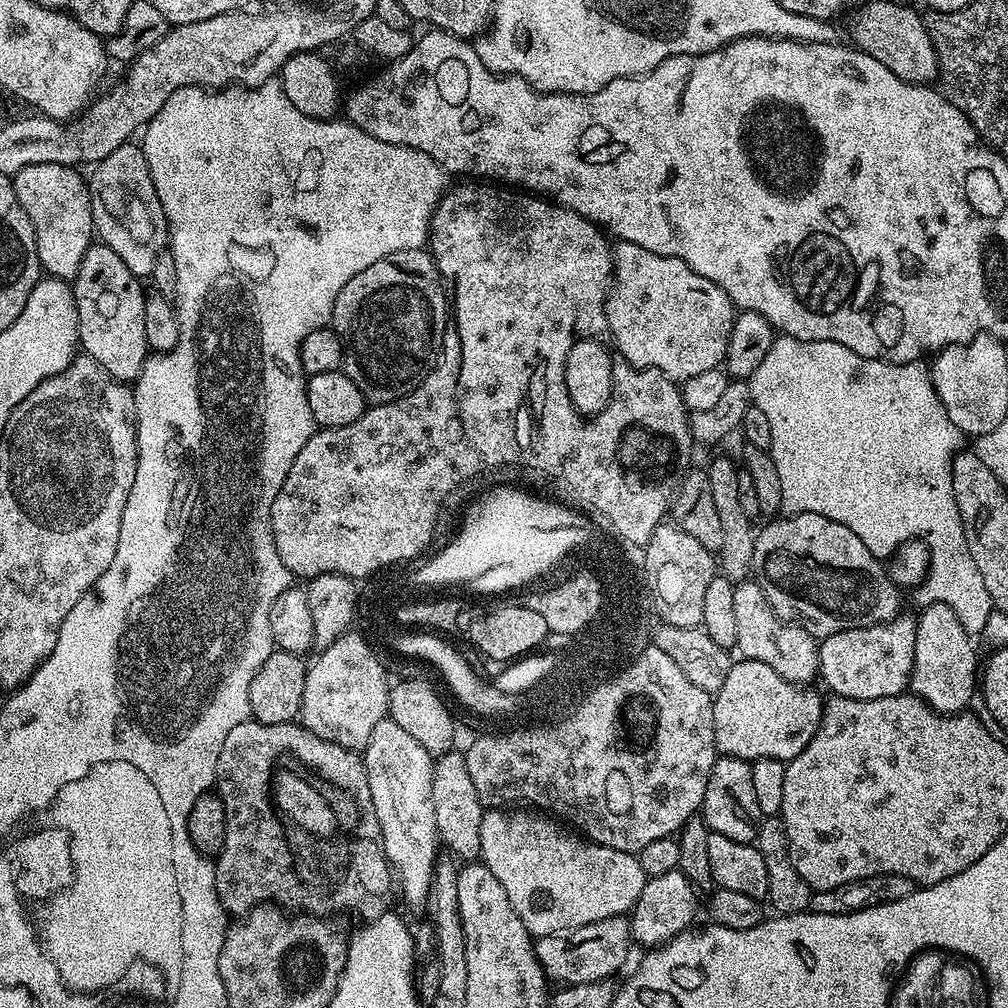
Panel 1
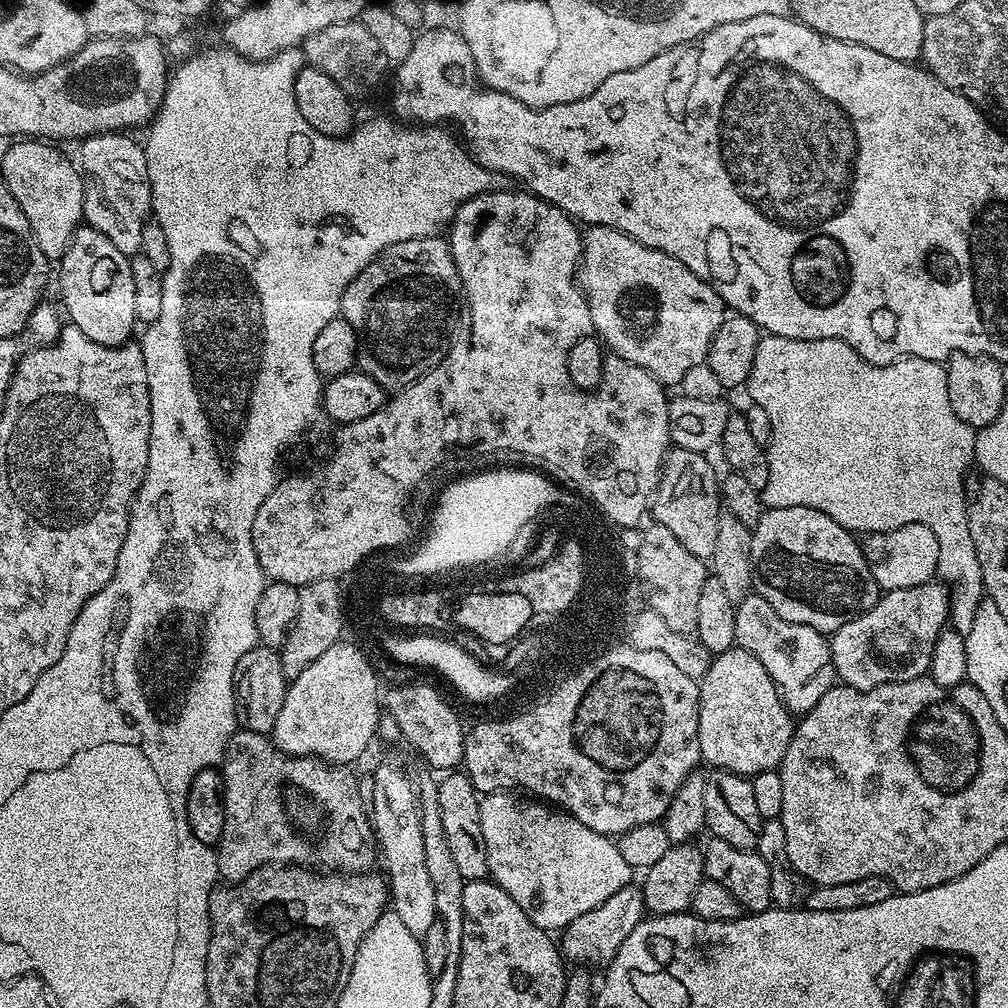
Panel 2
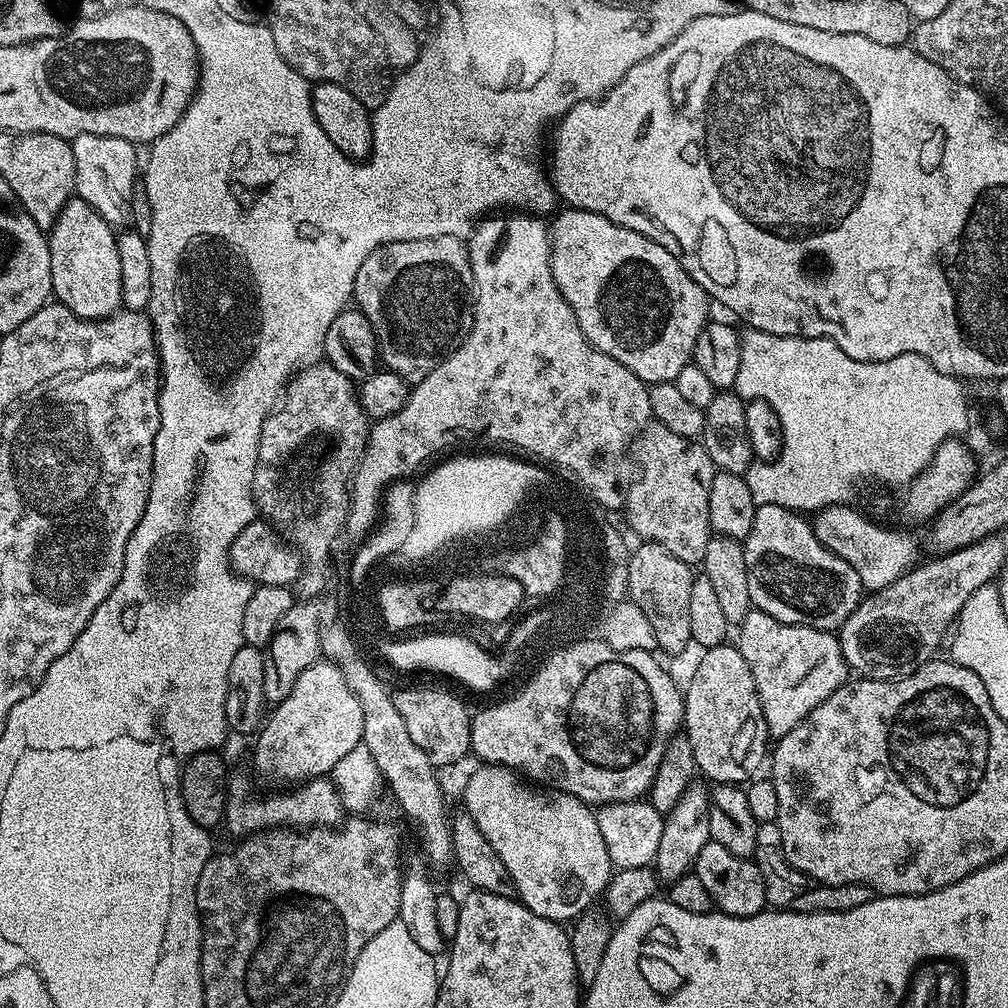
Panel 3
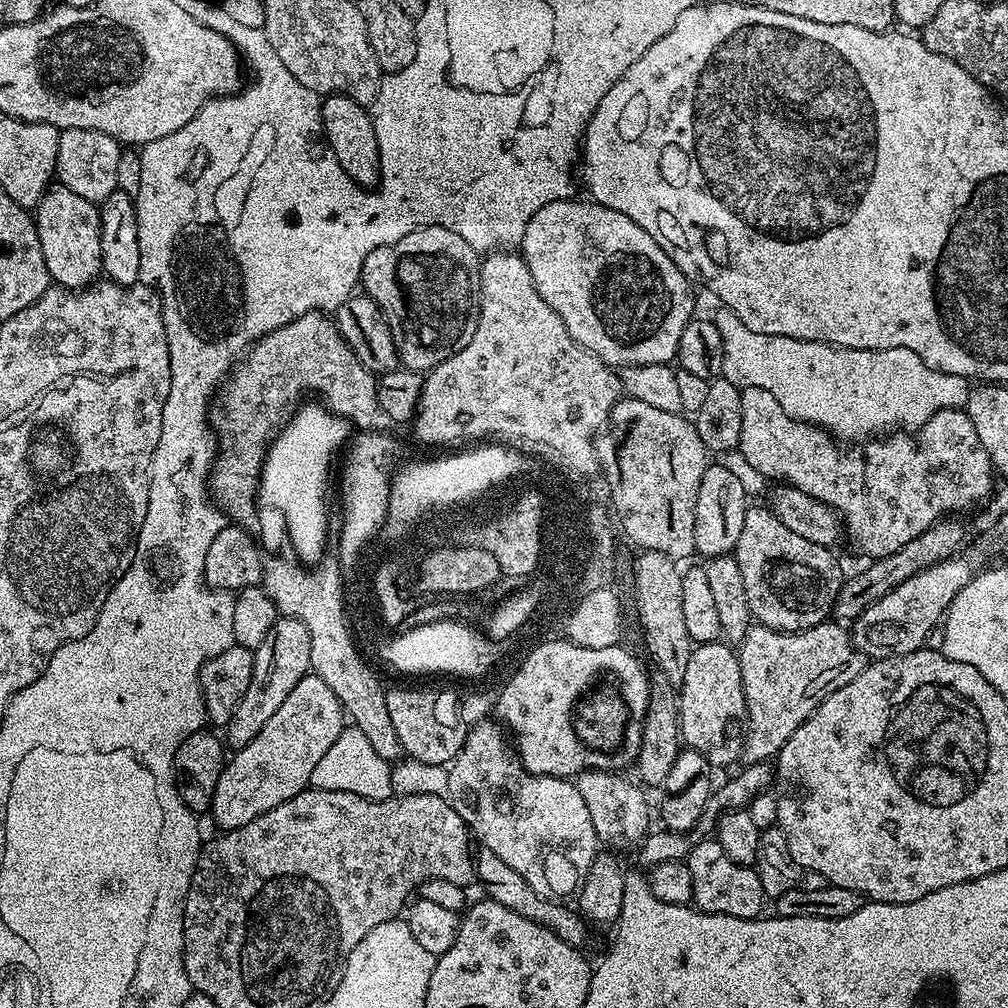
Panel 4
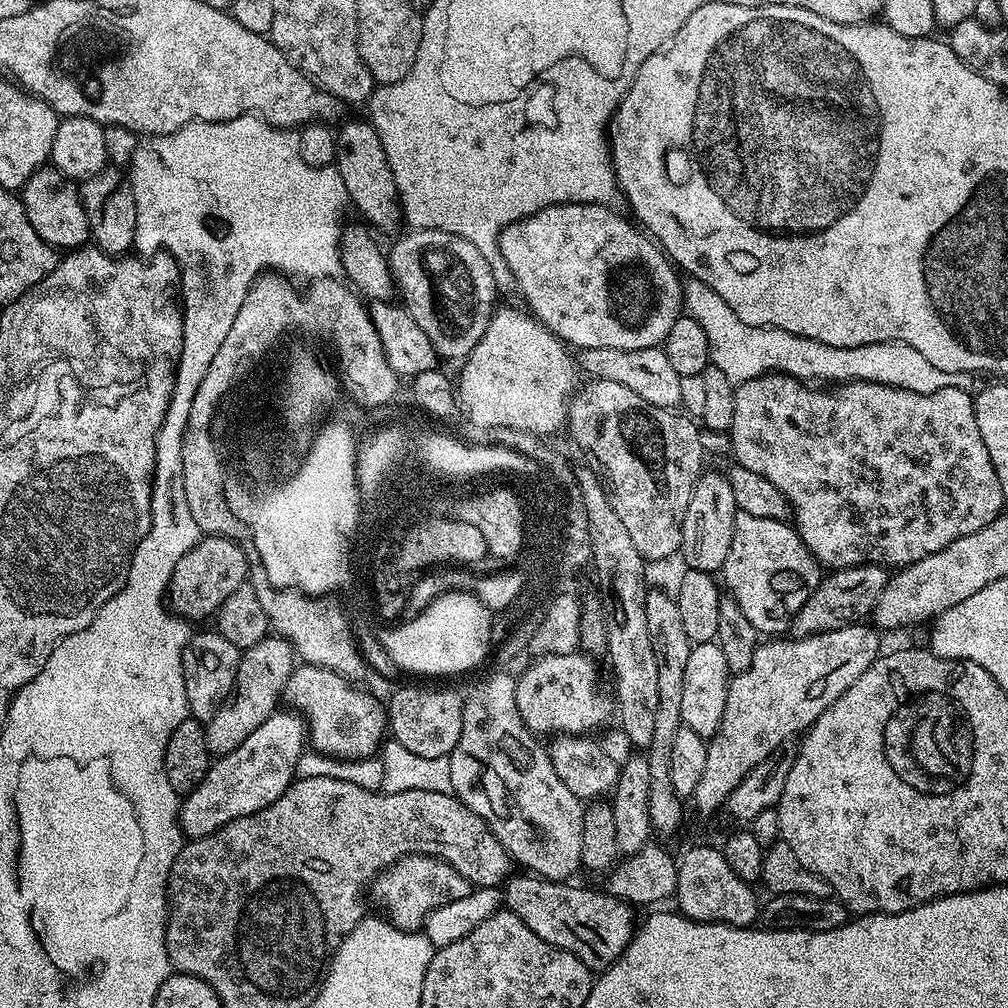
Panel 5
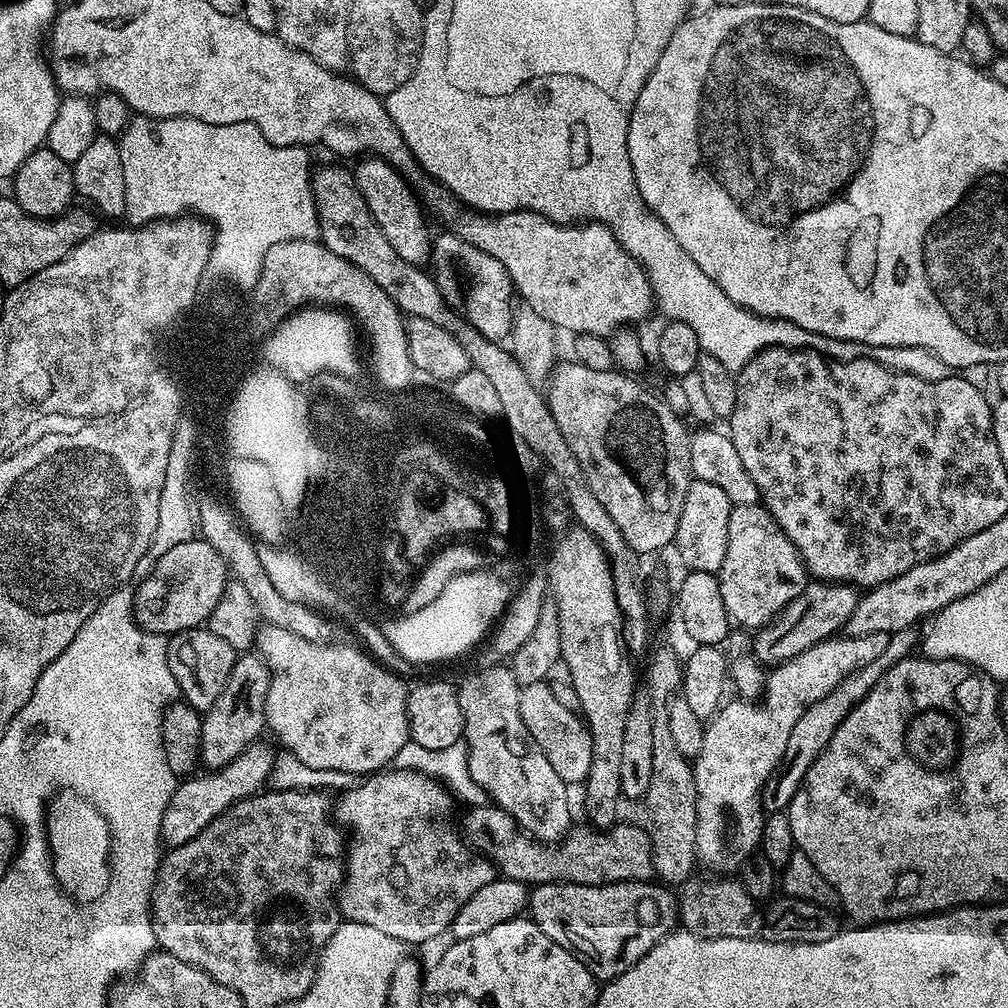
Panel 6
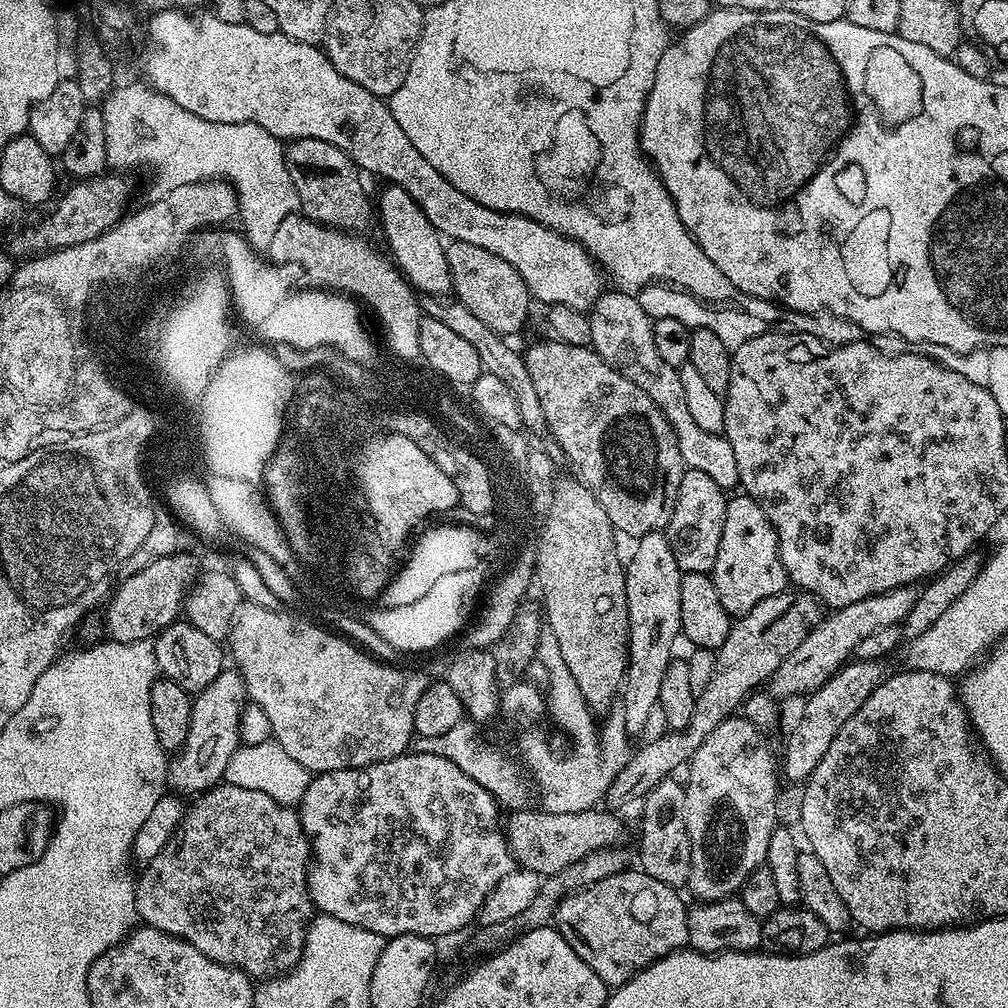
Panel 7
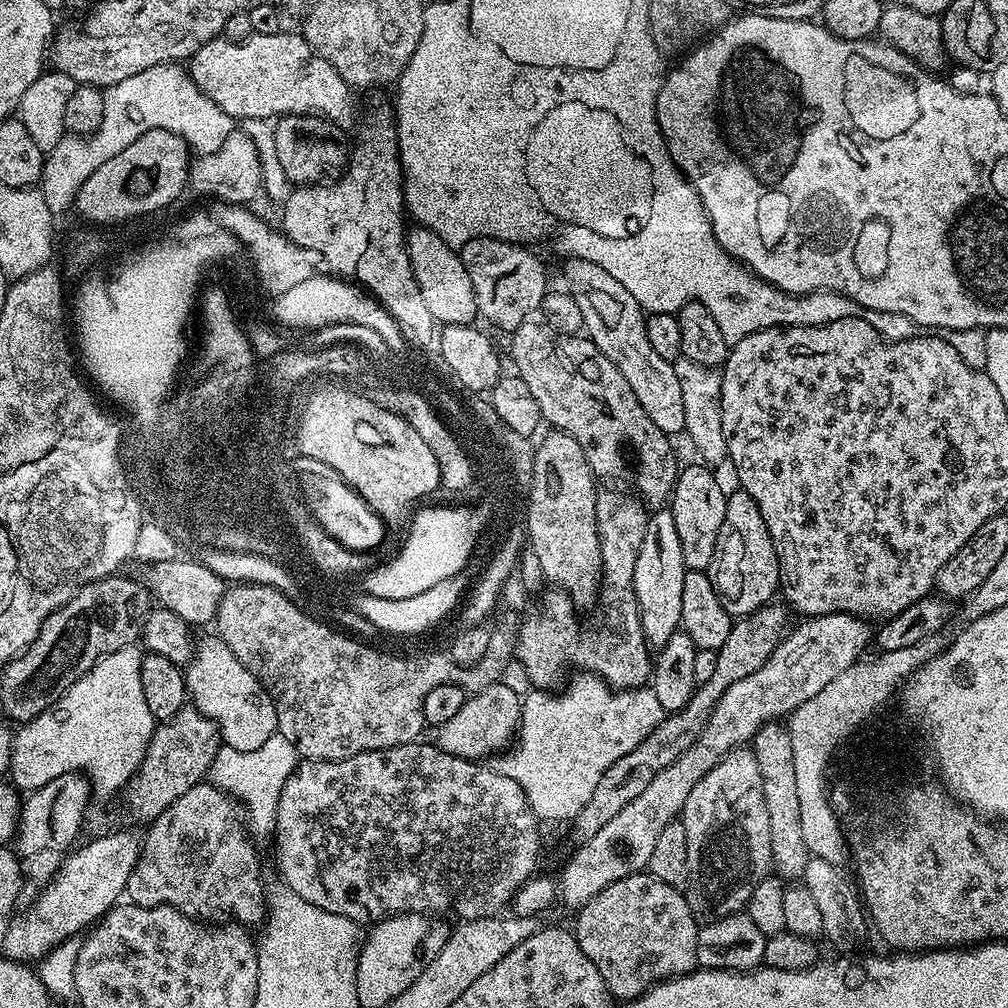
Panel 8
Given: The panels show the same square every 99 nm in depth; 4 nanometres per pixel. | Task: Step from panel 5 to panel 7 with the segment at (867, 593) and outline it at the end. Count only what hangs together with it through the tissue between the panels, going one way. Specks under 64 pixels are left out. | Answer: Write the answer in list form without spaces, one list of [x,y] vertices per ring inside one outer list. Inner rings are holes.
[[[785,590],[739,615],[732,624],[730,634],[718,648],[714,671],[704,690],[697,693],[693,717],[685,729],[675,729],[642,745],[626,762],[617,769],[607,790],[605,803],[612,808],[644,795],[658,782],[673,775],[674,770],[685,767],[697,752],[698,747],[742,705],[745,697],[763,681],[769,681],[778,666],[798,648],[806,634],[823,620],[824,610],[819,600],[808,592]]]

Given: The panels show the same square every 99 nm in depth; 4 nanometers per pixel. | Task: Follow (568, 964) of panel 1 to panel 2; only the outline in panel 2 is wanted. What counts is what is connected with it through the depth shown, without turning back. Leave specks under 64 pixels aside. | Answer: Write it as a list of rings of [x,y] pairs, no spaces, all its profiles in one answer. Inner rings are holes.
[[[635,883],[627,884],[622,890],[618,890],[618,894],[610,894],[606,902],[574,918],[574,922],[566,925],[561,935],[564,937],[559,937],[558,947],[565,961],[573,965],[601,964],[601,966],[607,966],[618,954],[622,942],[626,942],[626,938],[630,936],[630,930],[634,930],[634,926],[638,926],[638,922],[645,919],[645,916],[643,887]]]

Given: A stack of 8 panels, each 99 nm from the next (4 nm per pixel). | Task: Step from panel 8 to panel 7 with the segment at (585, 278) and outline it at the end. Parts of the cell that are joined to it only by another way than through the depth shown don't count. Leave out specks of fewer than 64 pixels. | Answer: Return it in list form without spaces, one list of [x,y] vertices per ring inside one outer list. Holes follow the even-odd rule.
[[[619,290],[611,291],[605,291],[601,295],[588,317],[592,335],[591,347],[611,368],[618,370],[618,374],[634,382],[638,390],[650,394],[658,410],[662,410],[663,416],[671,423],[678,438],[679,453],[682,454],[687,469],[700,470],[709,475],[722,489],[735,489],[739,485],[740,475],[734,450],[722,434],[706,432],[694,422],[686,406],[686,390],[682,386],[679,371],[658,358],[658,350],[654,347],[652,317],[646,314],[646,310],[642,310],[642,306],[638,306],[638,302],[634,302],[634,298],[630,298],[630,294]]]

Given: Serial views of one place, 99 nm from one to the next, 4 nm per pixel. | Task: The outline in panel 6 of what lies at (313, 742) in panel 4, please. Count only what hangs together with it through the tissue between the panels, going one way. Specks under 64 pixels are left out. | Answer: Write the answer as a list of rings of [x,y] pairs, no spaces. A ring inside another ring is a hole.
[[[265,742],[251,744],[242,750],[238,758],[234,758],[225,768],[208,770],[201,774],[193,775],[179,781],[162,814],[160,838],[165,849],[177,848],[190,838],[197,836],[214,818],[218,818],[232,804],[245,800],[248,796],[255,796],[269,783],[272,775],[272,763],[275,762],[277,753]]]

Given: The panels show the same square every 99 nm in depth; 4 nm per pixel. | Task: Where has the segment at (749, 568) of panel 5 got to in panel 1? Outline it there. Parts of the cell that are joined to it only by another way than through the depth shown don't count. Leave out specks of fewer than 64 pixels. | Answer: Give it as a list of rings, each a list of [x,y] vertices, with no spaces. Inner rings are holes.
[[[797,512],[783,518],[757,531],[752,563],[755,579],[780,617],[823,638],[842,630],[885,624],[901,615],[902,588],[854,530],[822,514]]]

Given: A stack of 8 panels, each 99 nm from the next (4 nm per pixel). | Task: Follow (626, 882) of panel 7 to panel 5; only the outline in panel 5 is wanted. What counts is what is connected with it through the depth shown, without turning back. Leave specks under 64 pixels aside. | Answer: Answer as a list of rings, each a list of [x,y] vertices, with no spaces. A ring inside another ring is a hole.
[[[516,874],[507,881],[502,896],[506,901],[507,911],[522,918],[522,922],[526,922],[526,926],[530,926],[530,930],[534,930],[534,934],[538,934],[540,938],[554,946],[564,948],[567,952],[573,952],[587,968],[593,970],[609,968],[628,948],[628,943],[632,941],[638,927],[638,920],[632,917],[633,905],[628,901],[619,900],[616,896],[609,896],[604,890],[595,892],[592,888],[575,888],[572,882],[545,880],[544,877],[535,874],[520,875],[524,876]]]

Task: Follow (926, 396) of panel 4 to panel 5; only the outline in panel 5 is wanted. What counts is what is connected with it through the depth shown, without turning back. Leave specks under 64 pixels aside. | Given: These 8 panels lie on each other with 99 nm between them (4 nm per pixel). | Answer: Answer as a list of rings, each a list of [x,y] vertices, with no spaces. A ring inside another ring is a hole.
[[[689,279],[682,289],[683,311],[690,318],[694,318],[694,322],[698,322],[702,330],[706,330],[706,338],[710,338],[711,367],[722,370],[722,374],[726,374],[733,386],[750,378],[763,376],[765,372],[777,370],[788,374],[809,372],[810,375],[821,376],[824,380],[836,380],[832,382],[869,380],[915,392],[965,387],[965,373],[938,370],[934,362],[926,362],[924,355],[909,344],[891,340],[885,344],[863,344],[857,348],[826,346],[805,336],[795,336],[786,330],[755,328],[742,322],[742,318],[738,318],[738,314],[730,310],[725,300],[701,280]]]

